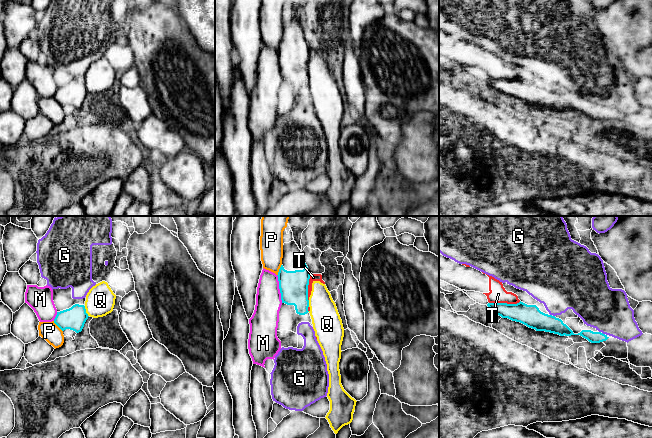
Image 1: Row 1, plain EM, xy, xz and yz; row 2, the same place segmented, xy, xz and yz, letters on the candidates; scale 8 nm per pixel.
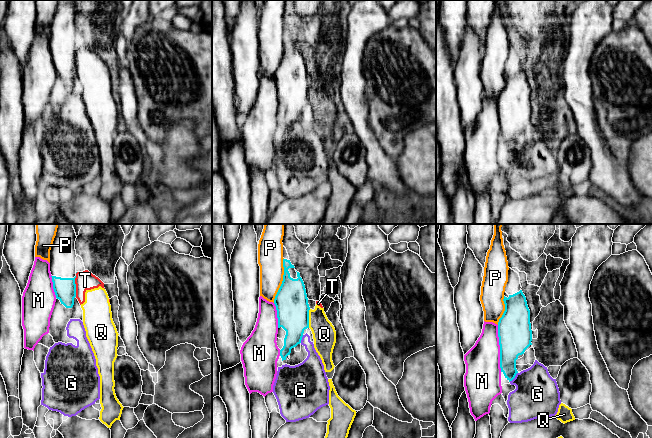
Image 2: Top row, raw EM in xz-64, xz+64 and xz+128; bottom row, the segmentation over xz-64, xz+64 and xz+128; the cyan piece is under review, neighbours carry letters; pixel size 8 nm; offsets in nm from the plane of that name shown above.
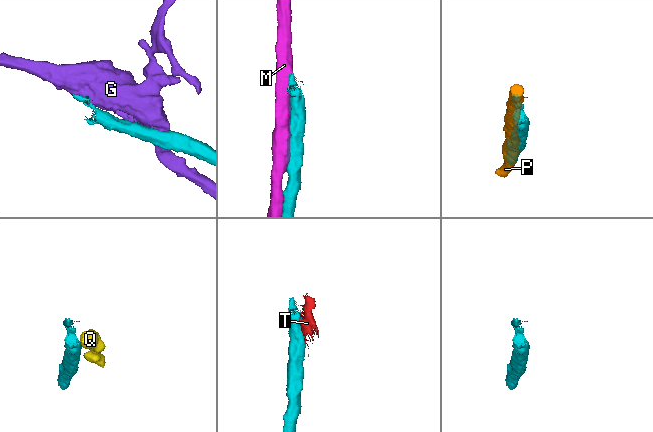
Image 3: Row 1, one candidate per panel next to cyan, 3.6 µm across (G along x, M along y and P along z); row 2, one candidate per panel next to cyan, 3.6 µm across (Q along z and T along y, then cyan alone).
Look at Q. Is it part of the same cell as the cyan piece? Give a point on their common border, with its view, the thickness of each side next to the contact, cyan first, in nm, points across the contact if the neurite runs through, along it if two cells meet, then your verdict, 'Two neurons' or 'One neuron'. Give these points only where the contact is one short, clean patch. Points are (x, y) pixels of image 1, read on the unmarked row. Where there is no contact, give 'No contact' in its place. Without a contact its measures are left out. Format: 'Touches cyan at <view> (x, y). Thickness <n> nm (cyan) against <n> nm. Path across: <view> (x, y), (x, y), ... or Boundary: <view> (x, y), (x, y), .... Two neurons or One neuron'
Touches cyan at xy (85, 87). Thickness 190 nm (cyan) against 240 nm. Two neurons

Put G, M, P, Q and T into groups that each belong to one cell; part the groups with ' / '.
G / M / P / Q T

